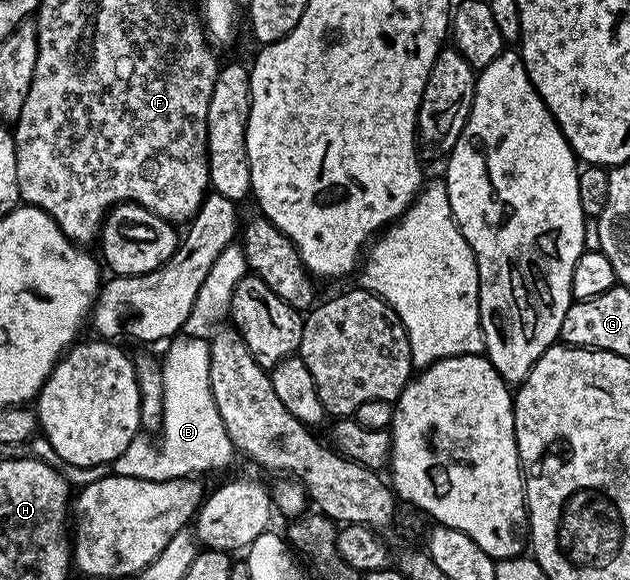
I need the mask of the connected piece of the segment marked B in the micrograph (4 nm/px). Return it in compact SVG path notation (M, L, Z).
M161 359L163 369L163 425L159 432L161 447L148 443L145 437L138 437L119 453L119 457L111 465L112 474L123 477L135 477L147 481L167 481L168 479L188 479L204 476L204 471L213 471L217 467L217 457L229 457L235 448L223 421L219 417L219 409L215 405L215 397L211 393L211 377L208 366L204 362L196 363L193 359Z

